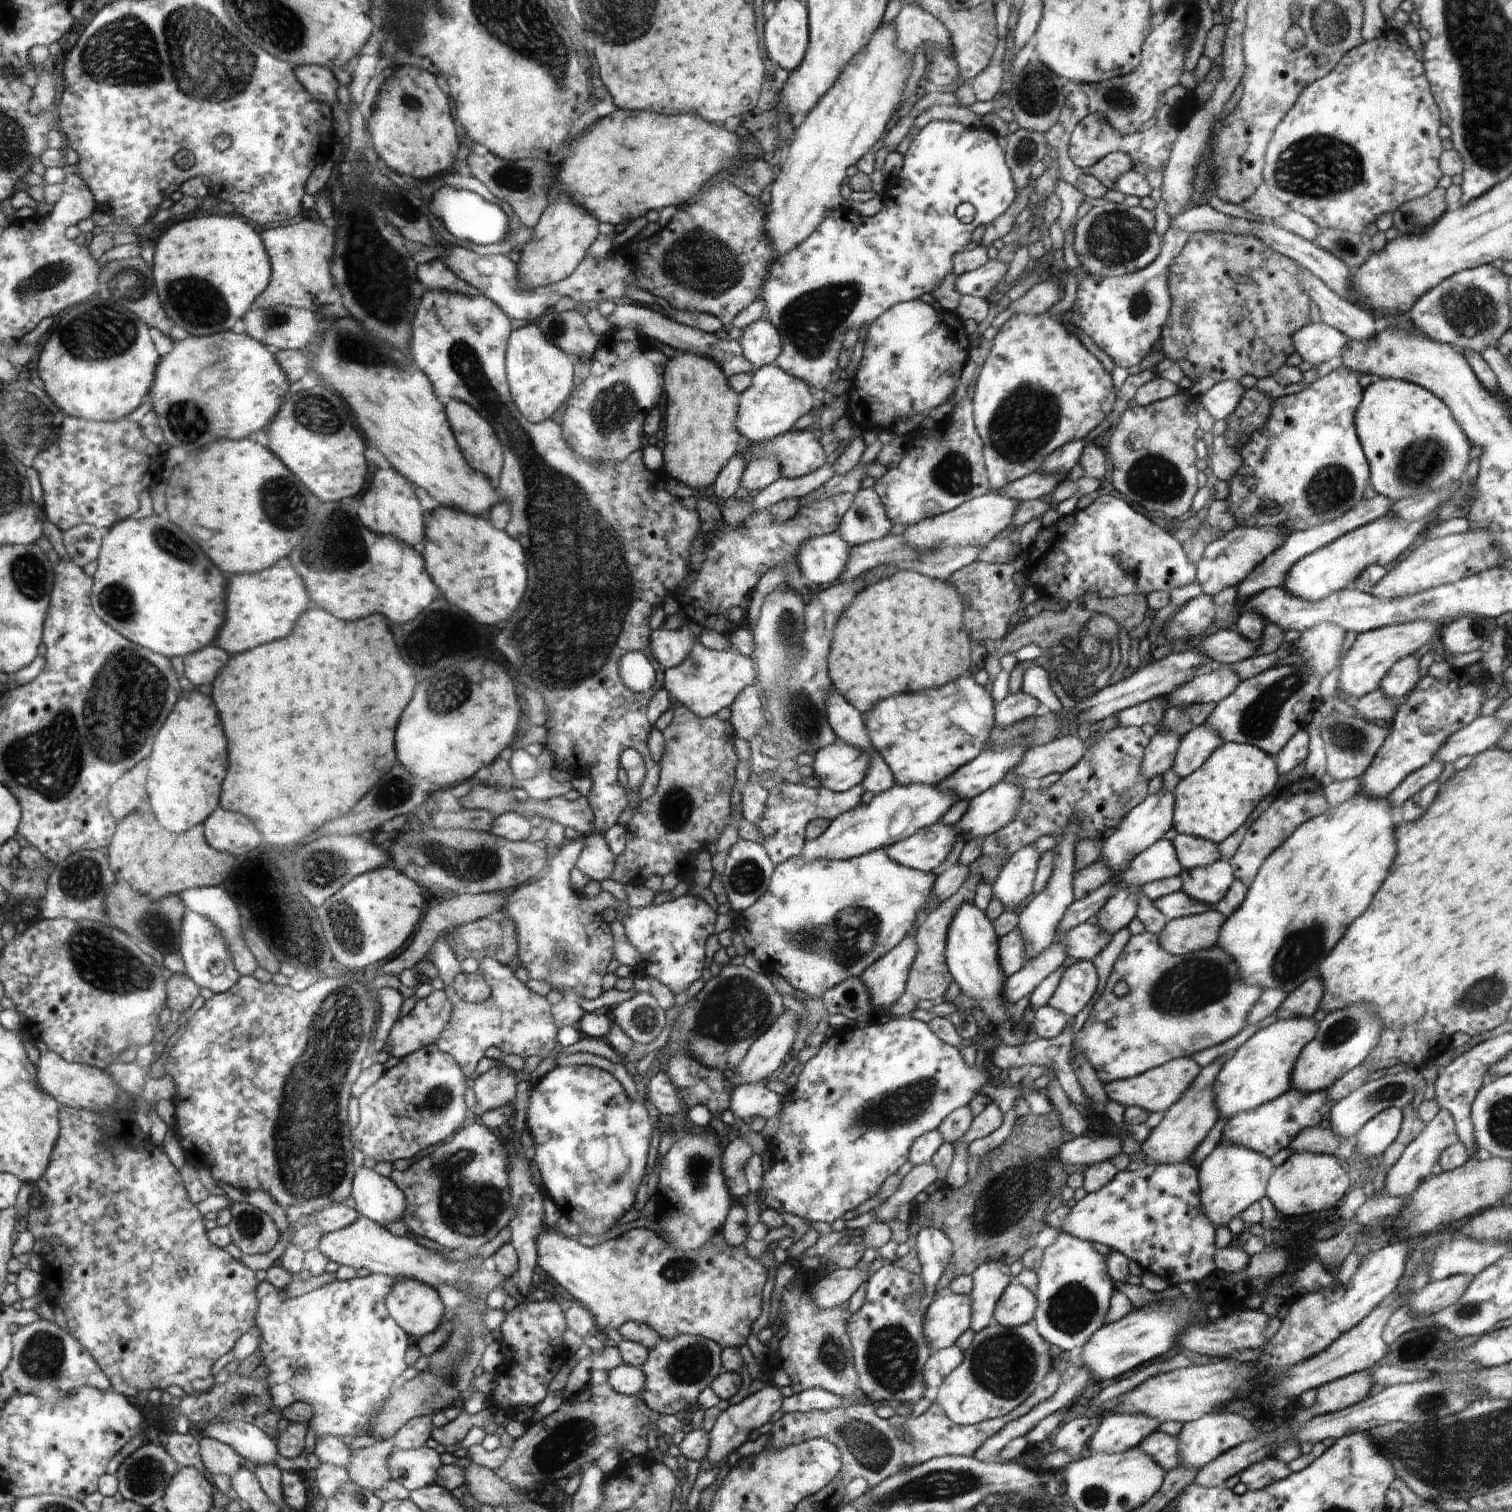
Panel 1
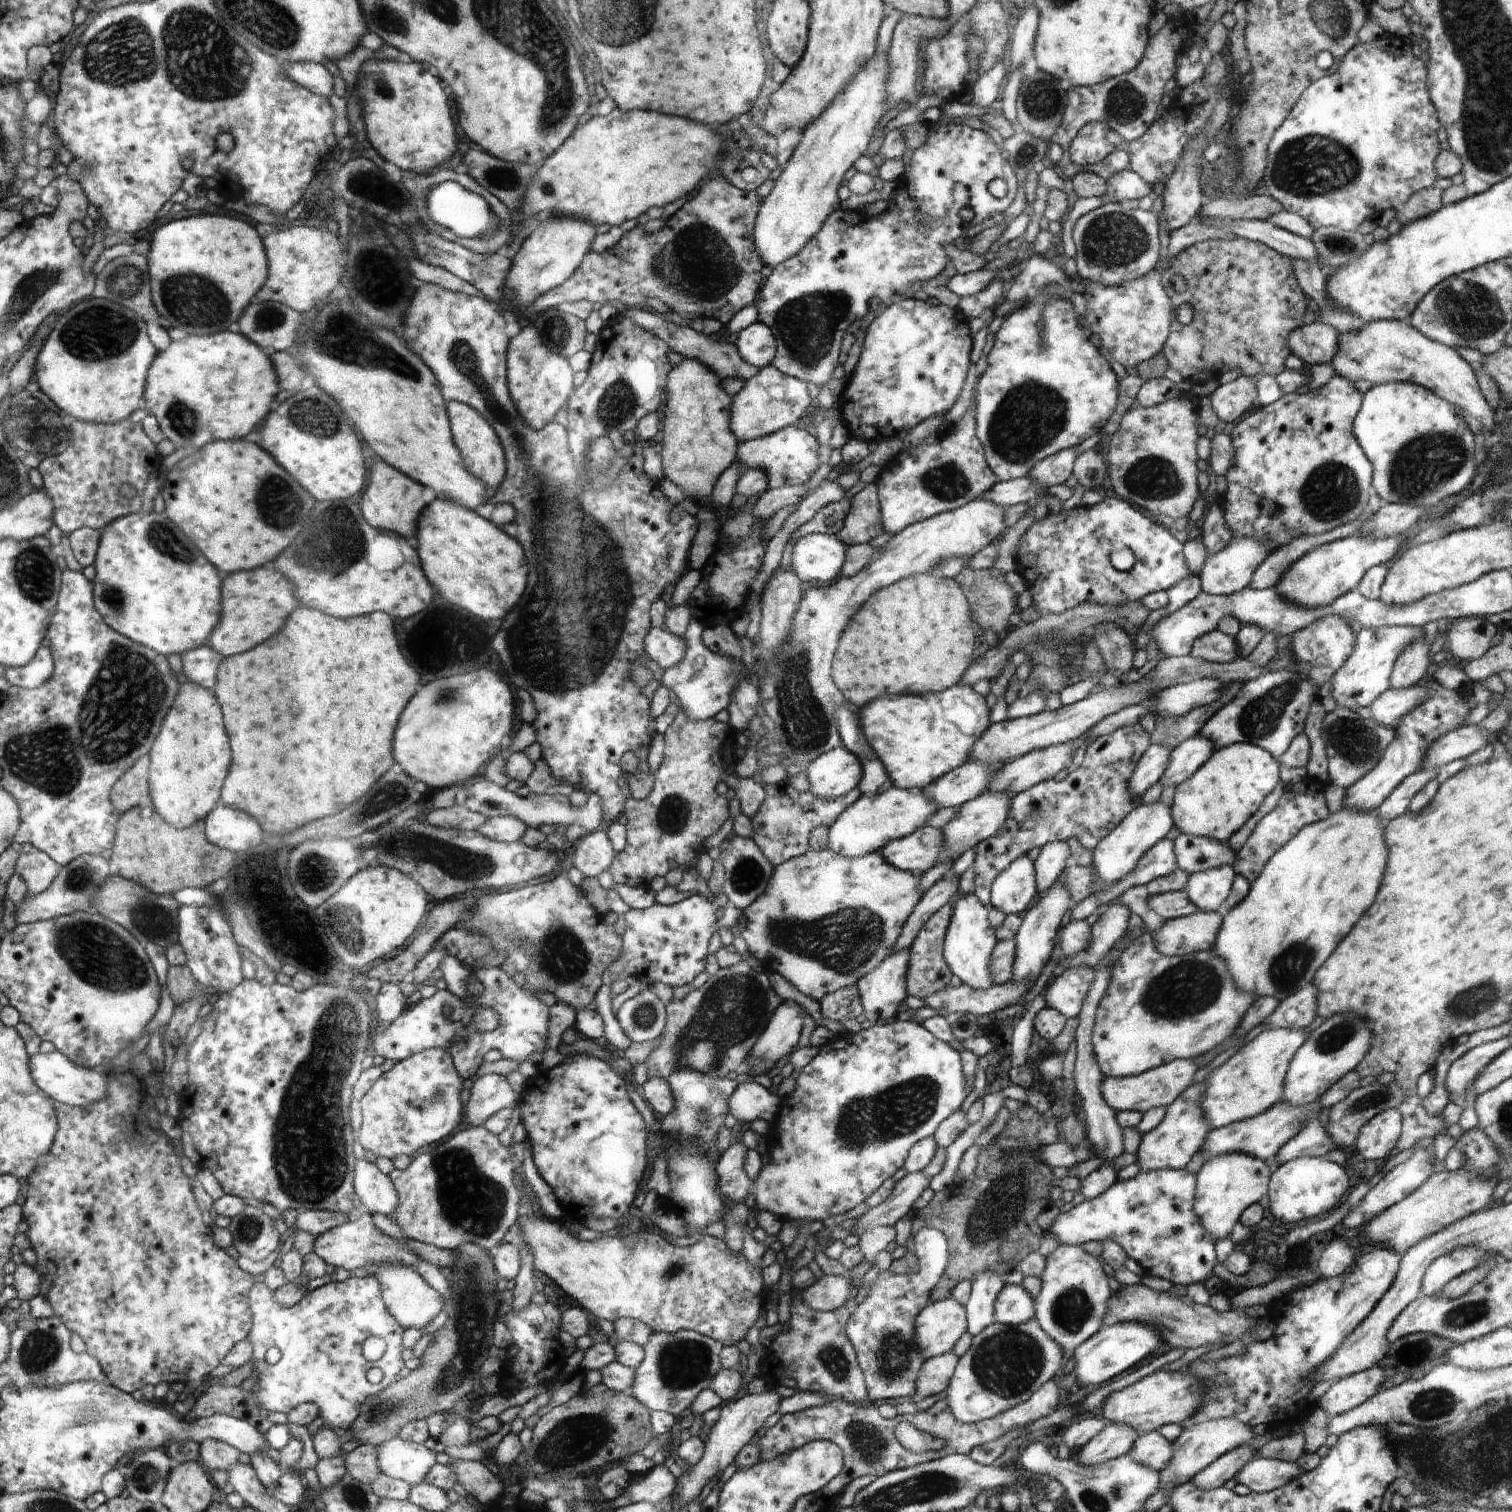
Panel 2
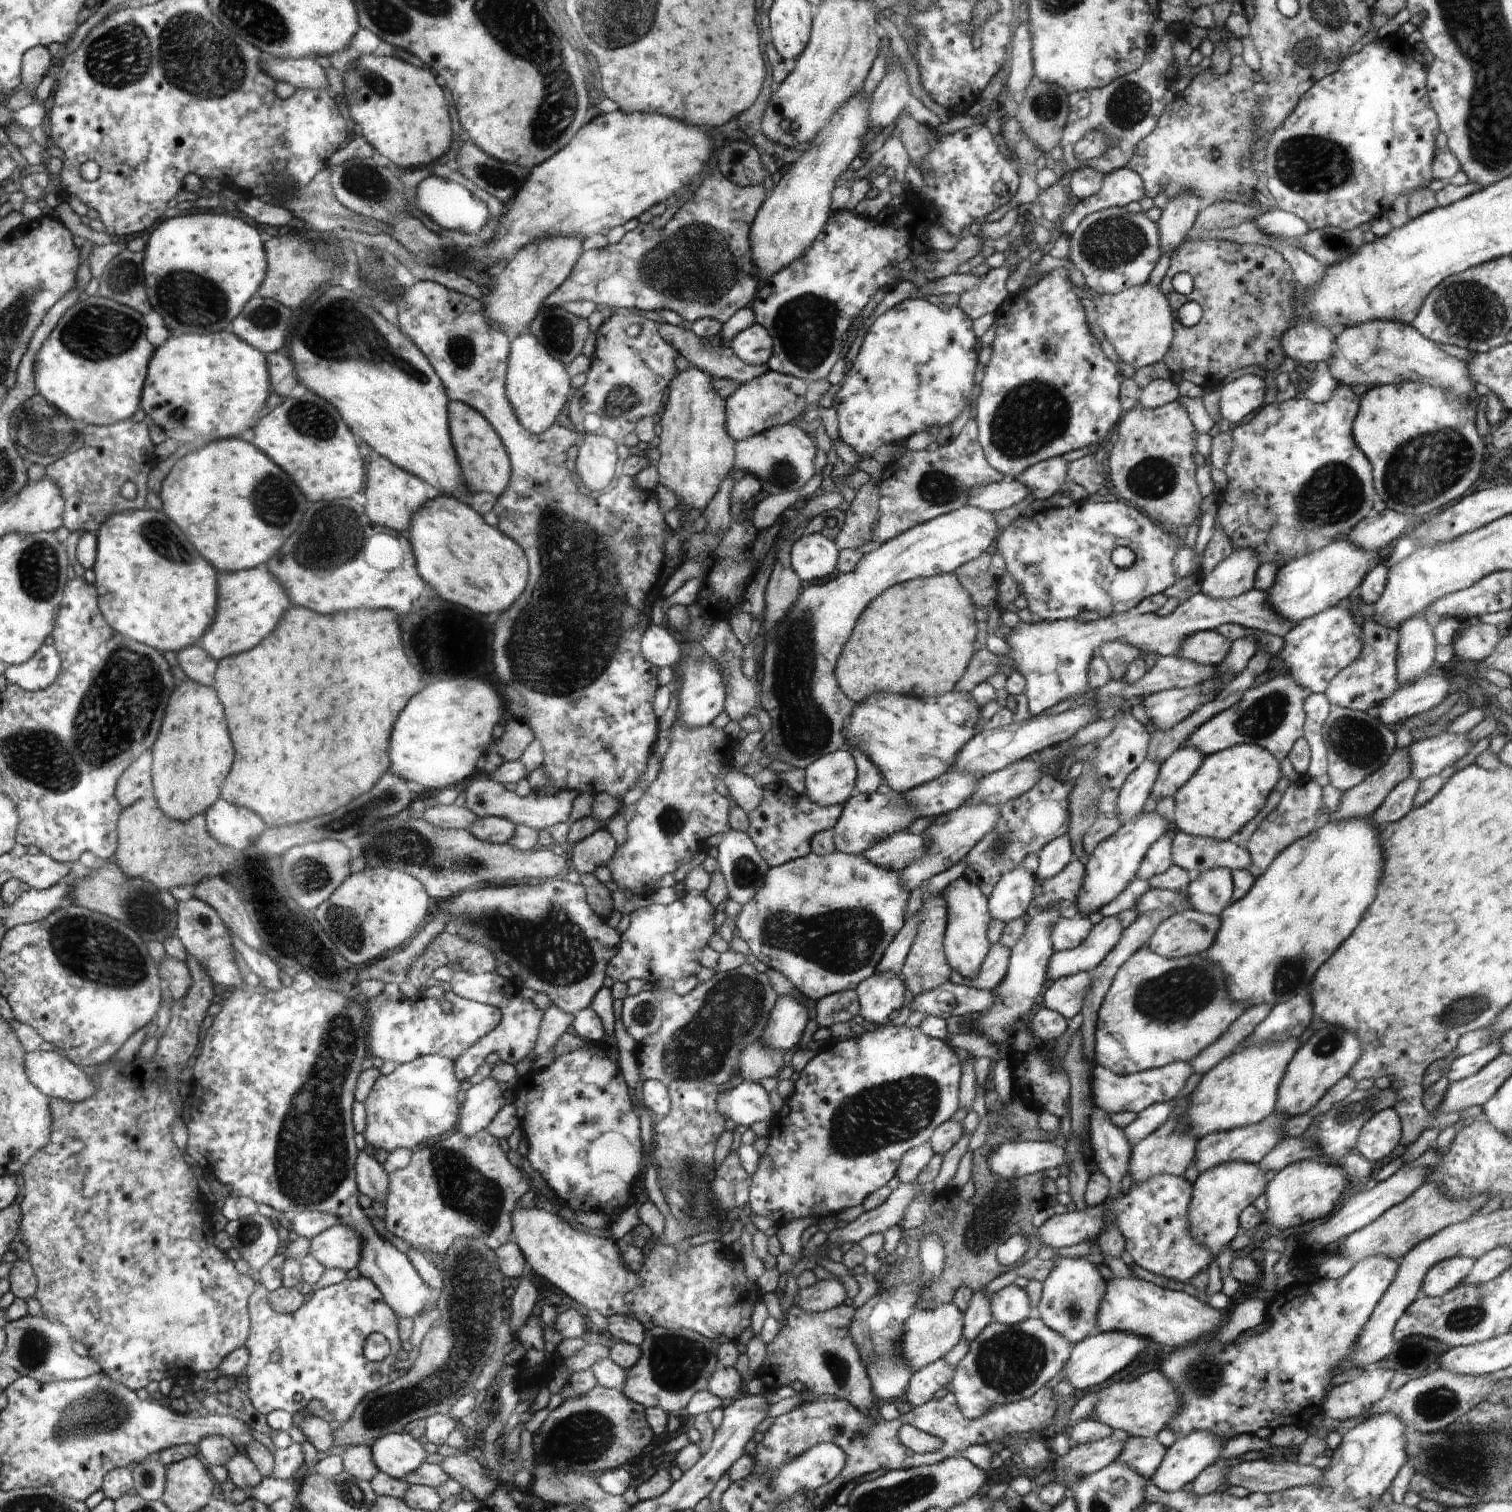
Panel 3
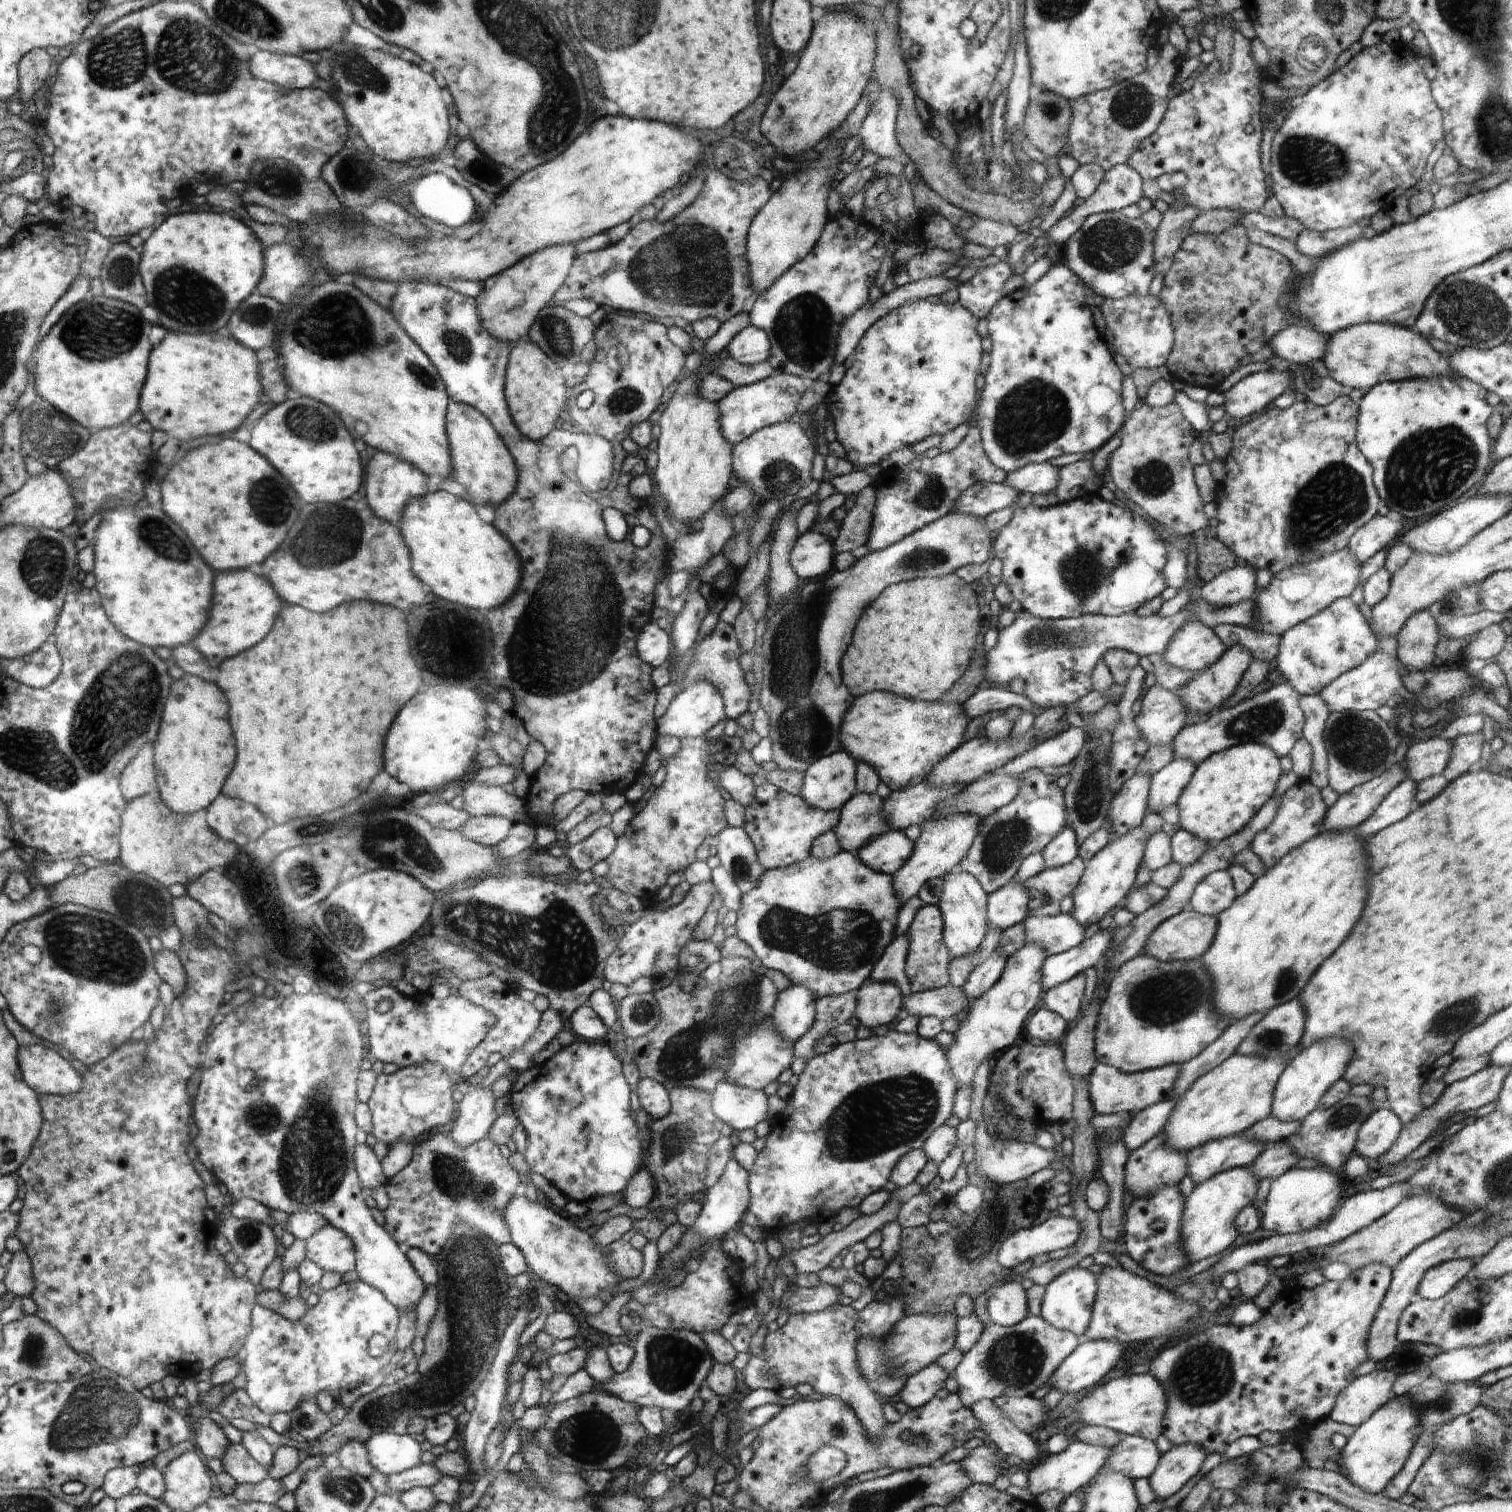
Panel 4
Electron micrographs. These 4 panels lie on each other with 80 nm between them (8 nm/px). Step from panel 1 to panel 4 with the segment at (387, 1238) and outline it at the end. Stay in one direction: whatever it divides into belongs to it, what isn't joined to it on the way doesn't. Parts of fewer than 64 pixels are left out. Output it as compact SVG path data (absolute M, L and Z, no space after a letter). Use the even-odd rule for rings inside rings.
M326 1223L306 1241L307 1257L323 1272L342 1276L358 1268L355 1243L343 1230Z

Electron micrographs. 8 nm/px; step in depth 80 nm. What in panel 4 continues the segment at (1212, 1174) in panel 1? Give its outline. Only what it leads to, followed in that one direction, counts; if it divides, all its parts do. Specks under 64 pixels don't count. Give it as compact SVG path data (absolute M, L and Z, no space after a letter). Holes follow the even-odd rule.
M1240 1167L1219 1172L1193 1188L1185 1200L1179 1228L1183 1252L1187 1255L1188 1261L1193 1264L1208 1256L1216 1256L1240 1241L1234 1219L1242 1208L1252 1204L1258 1186L1258 1181L1251 1171L1247 1167Z

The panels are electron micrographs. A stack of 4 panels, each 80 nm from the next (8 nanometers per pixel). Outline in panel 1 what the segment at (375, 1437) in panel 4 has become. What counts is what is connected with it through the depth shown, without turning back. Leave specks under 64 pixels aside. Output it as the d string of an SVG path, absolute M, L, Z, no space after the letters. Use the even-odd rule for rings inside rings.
M432 1446L396 1449L388 1457L391 1478L410 1491L434 1484L436 1470L442 1465Z

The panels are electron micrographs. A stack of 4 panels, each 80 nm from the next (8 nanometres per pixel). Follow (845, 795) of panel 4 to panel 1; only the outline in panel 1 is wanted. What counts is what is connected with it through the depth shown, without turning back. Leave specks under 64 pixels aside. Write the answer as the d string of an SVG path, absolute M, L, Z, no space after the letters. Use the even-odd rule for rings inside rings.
M838 739L834 745L818 750L811 766L822 787L843 793L866 778L869 756L867 752Z

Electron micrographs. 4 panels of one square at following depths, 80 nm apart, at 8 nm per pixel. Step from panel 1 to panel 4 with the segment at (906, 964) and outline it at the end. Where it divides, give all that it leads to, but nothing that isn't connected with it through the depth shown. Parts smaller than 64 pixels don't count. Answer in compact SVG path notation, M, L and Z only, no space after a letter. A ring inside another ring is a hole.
M865 982L854 993L856 1008L854 1017L859 1025L876 1028L890 1024L903 1006L900 988L891 982Z

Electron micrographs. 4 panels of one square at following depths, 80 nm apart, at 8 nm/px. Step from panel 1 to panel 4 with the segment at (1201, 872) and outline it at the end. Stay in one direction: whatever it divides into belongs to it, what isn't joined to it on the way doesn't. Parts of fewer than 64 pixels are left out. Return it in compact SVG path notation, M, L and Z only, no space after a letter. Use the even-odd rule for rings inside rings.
M1229 869L1216 871L1197 884L1189 907L1197 913L1217 918L1236 897L1237 892Z

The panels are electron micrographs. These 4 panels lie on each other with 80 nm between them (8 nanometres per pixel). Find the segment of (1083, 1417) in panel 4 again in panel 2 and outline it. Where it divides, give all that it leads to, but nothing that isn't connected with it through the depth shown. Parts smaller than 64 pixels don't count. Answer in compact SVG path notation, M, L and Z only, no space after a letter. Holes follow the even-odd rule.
M1159 1370L1108 1395L1097 1414L1104 1421L1131 1426L1139 1435L1148 1434L1164 1425L1180 1425L1192 1416L1200 1404L1202 1389L1203 1385L1187 1370L1168 1372Z

